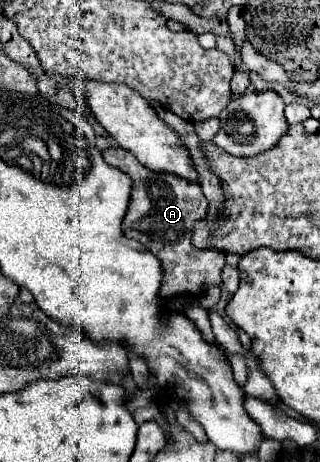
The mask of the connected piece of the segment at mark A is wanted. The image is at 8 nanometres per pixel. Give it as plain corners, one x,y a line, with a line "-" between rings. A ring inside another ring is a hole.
107,149
105,161
133,179
133,193
129,211
123,221
123,231
127,237
137,239
153,255
161,259
163,265
163,285
161,299
176,295
204,293
209,287
221,285
221,269
225,259
217,251
197,249
191,243
191,233
195,223
203,221
207,215
207,199
199,183
185,181
169,173
155,173
143,167
129,151
125,149

